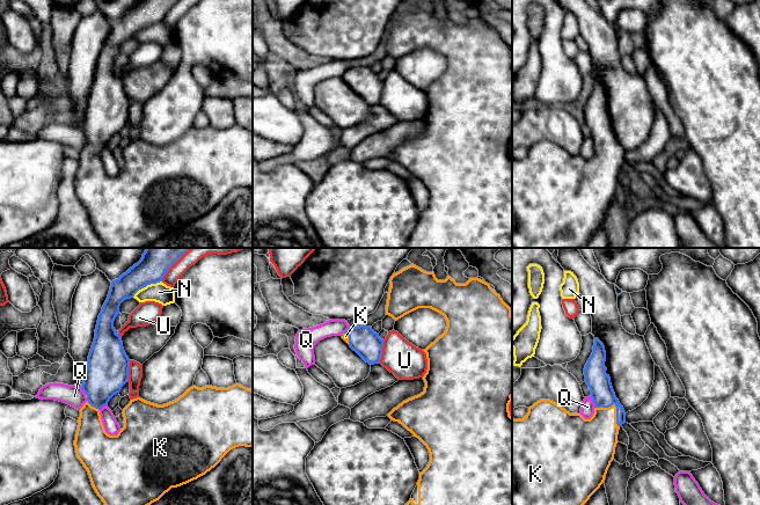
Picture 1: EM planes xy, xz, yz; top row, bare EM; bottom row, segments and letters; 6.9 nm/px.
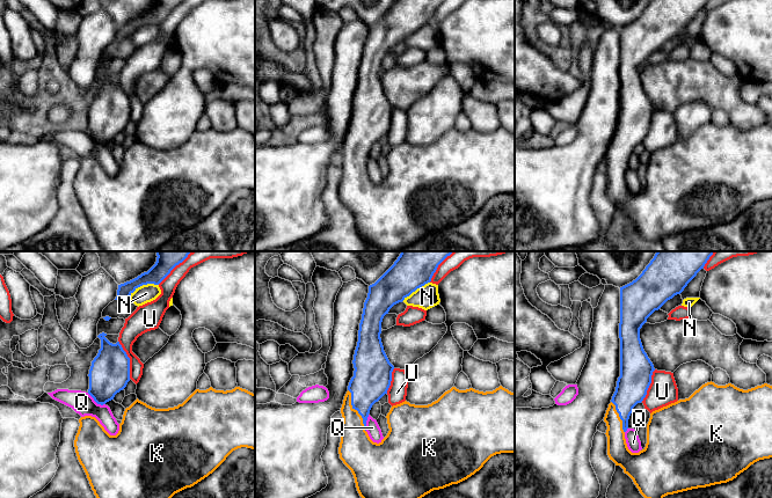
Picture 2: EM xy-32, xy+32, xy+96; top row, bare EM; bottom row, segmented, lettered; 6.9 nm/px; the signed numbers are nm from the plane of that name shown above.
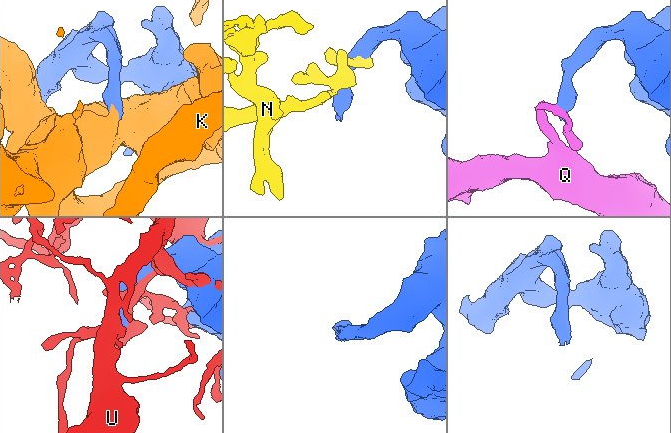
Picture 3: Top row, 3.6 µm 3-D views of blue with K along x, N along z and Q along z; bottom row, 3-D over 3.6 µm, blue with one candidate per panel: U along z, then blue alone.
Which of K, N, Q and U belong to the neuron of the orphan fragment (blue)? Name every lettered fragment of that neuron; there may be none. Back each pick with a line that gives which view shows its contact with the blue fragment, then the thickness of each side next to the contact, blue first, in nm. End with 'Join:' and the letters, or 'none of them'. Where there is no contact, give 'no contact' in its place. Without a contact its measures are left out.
K: contact in yz; calibres 160 and 280 nm
Join: K

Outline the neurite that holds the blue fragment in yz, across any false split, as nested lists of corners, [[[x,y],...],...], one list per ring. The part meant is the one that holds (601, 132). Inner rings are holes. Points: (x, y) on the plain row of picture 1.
[[[594,79],[593,93],[584,109],[594,144],[590,160],[570,154],[550,140],[534,144],[522,160],[512,159],[512,248],[582,248],[604,224],[619,170],[626,163],[626,152],[606,115],[605,102],[605,87]]]

